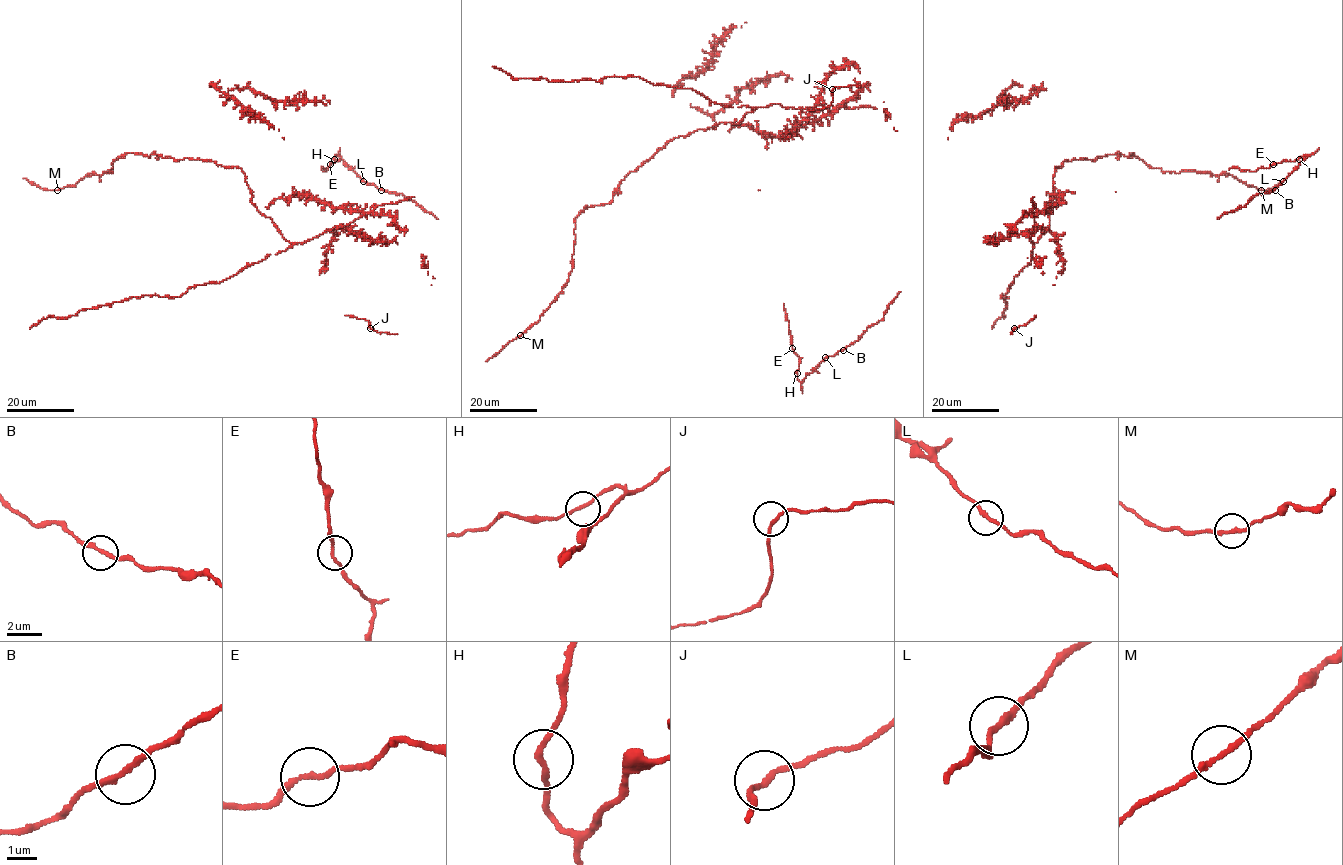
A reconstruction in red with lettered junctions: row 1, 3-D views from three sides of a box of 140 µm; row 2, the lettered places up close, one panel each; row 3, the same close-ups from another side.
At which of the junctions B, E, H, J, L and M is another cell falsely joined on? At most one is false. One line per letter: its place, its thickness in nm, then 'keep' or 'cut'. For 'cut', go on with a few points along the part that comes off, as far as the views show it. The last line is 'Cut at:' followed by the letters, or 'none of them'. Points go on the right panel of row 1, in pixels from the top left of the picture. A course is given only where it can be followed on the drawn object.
B: place (1275, 190); calibre 200 nm; keep
E: place (1273, 164); calibre 170 nm; keep
H: place (1299, 159); calibre 190 nm; keep
J: place (1014, 328); calibre 180 nm; keep
L: place (1283, 181); calibre 200 nm; keep
M: place (1261, 190); calibre 180 nm; keep
Cut at: none of them

